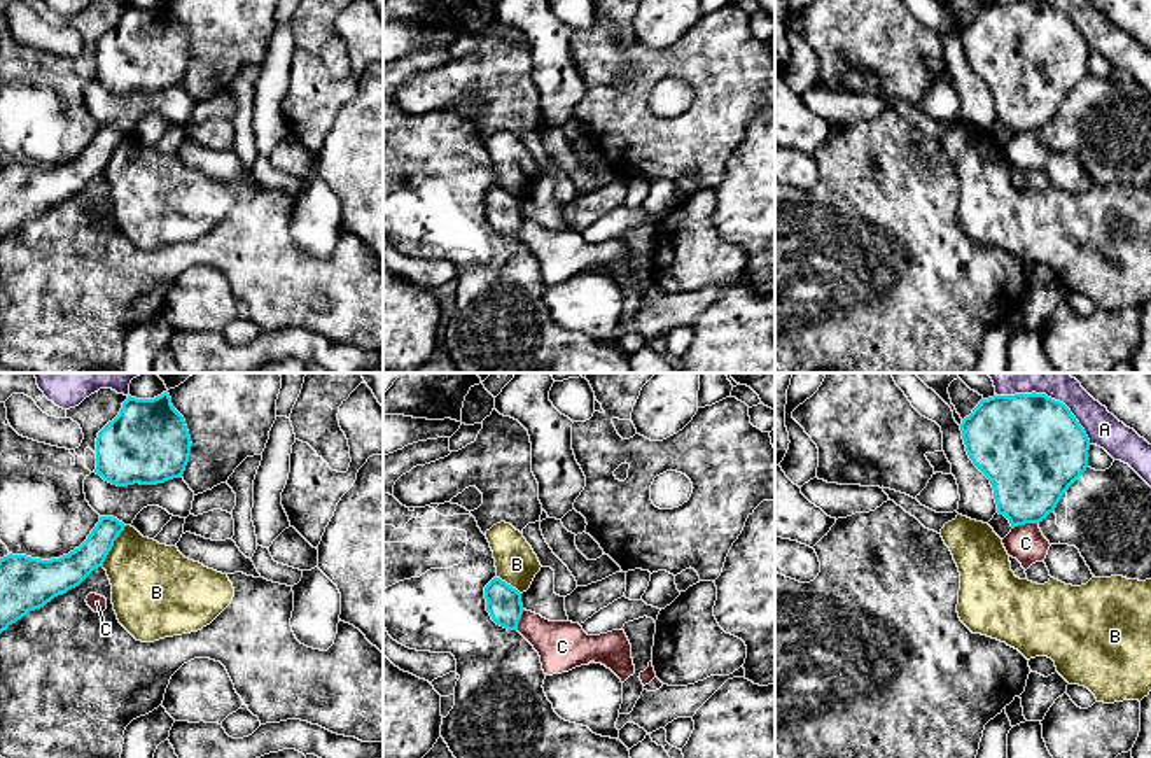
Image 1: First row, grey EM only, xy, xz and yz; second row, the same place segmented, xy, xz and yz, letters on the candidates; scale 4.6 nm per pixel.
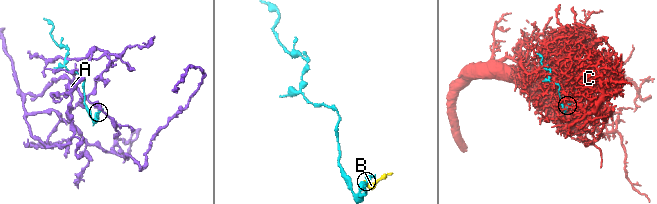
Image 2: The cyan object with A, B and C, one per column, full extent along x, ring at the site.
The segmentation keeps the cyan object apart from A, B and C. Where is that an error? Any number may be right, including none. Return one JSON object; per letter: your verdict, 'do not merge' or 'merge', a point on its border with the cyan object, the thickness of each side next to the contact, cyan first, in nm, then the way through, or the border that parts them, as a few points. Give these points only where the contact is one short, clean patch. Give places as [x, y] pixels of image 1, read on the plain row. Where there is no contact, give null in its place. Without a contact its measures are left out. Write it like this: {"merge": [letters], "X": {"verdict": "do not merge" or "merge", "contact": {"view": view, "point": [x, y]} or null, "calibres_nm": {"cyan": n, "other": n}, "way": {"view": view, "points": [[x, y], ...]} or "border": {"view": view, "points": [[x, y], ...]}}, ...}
{"merge": [], "A": {"verdict": "do not merge", "contact": {"view": "yz", "point": [1050, 6]}, "calibres_nm": {"cyan": 480, "other": 140}}, "B": {"verdict": "do not merge", "contact": {"view": "xy", "point": [112, 153]}, "calibres_nm": {"cyan": 160, "other": 360}, "border": {"view": "xy", "points": [[126, 133], [102, 174]]}}, "C": {"verdict": "do not merge", "contact": {"view": "yz", "point": [1025, 130]}, "calibres_nm": {"cyan": 380, "other": 170}}}

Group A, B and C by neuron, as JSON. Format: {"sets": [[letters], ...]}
{"sets": [["A"], ["B"], ["C"]]}

